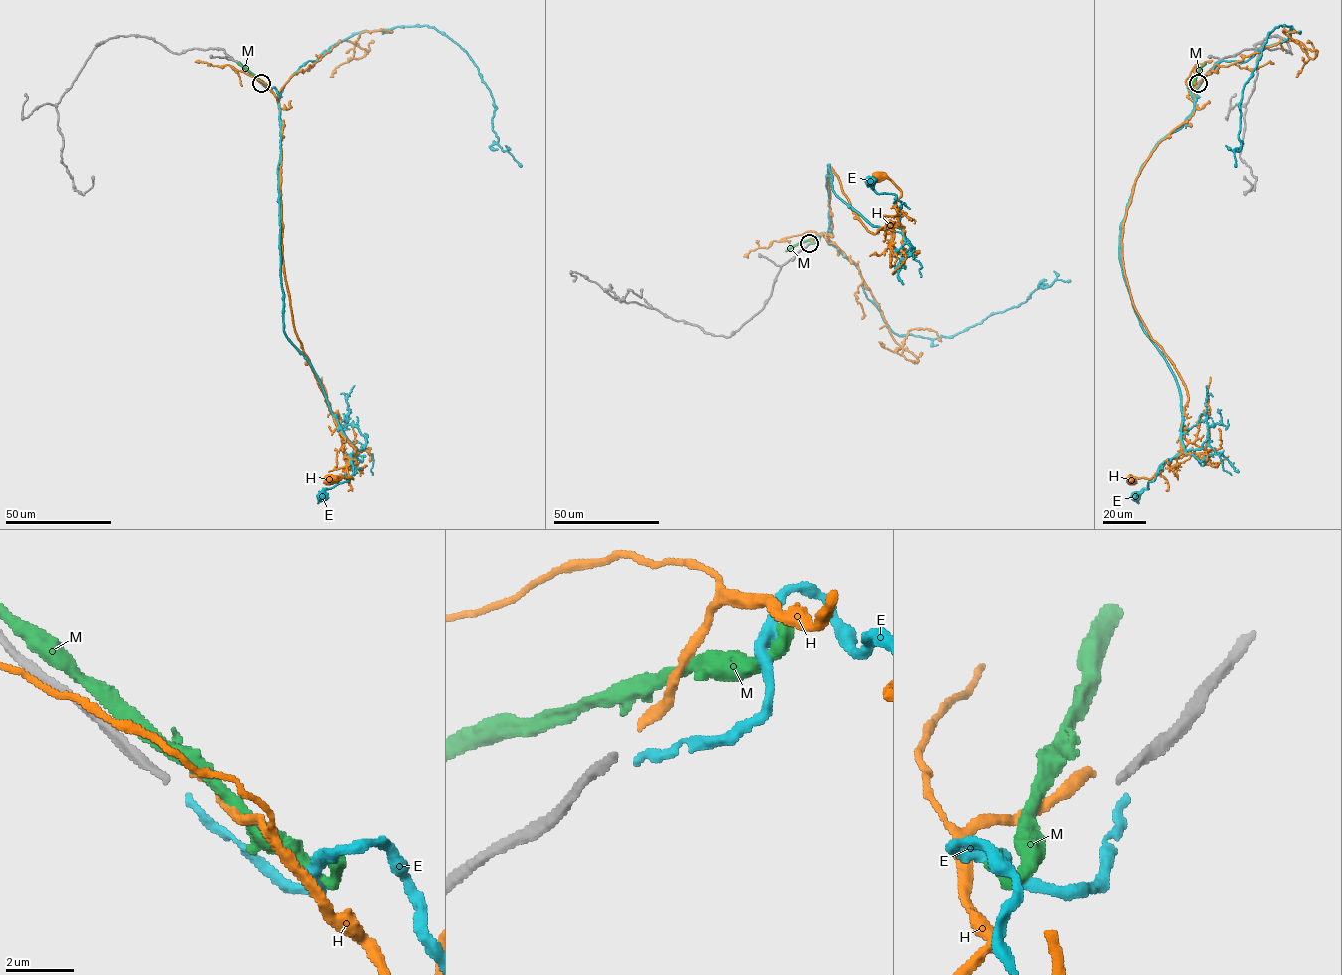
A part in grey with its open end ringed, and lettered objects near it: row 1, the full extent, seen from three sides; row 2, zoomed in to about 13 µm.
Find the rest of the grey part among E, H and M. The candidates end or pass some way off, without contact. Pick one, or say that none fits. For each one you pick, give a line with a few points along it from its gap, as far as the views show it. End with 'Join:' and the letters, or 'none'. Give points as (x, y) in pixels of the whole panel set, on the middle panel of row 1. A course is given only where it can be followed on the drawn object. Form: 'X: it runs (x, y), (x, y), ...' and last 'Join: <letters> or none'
Join: none

